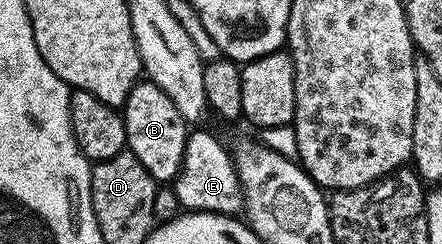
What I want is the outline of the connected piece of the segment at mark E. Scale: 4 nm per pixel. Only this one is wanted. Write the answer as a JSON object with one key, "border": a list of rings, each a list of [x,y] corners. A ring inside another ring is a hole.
{"border":[[[198,130],[196,132],[191,131],[189,133],[189,136],[186,140],[186,146],[185,146],[185,152],[182,155],[182,167],[178,172],[177,177],[175,178],[173,182],[173,188],[174,191],[177,194],[179,205],[186,210],[189,211],[212,211],[215,214],[229,214],[231,216],[237,215],[242,209],[243,209],[243,196],[242,196],[242,189],[240,187],[239,178],[237,176],[237,170],[236,170],[236,164],[235,159],[233,158],[233,155],[231,154],[231,151],[229,152],[224,148],[223,144],[210,132],[206,132],[204,130]]]}

